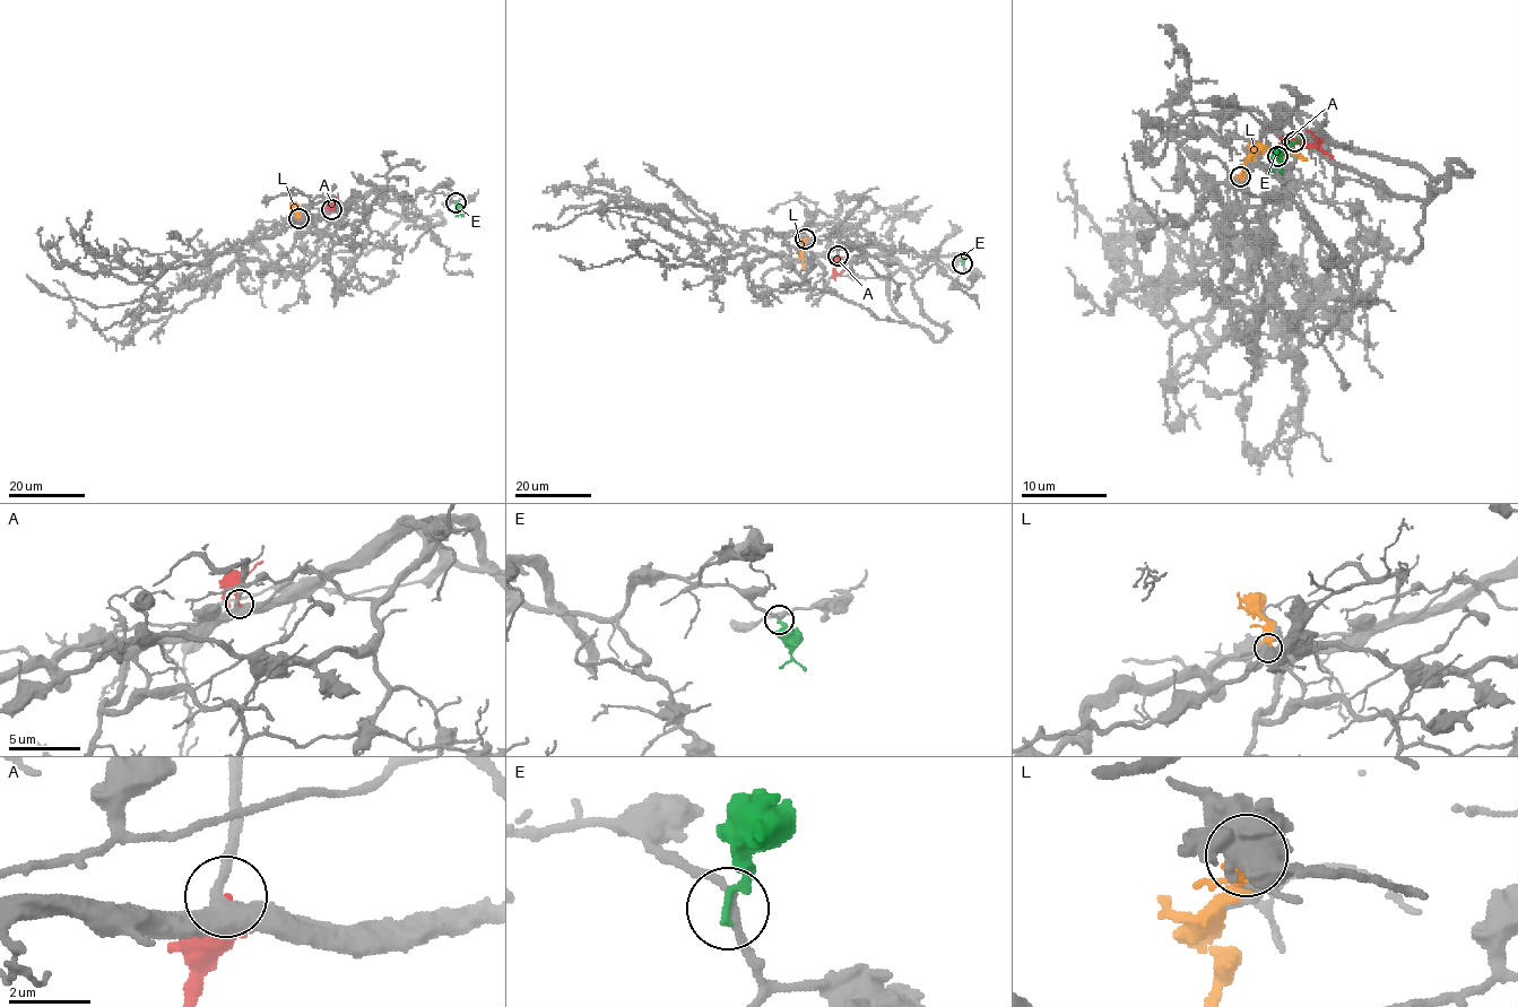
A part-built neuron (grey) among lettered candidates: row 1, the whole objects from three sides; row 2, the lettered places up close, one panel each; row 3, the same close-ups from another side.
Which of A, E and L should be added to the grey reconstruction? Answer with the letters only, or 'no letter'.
E

